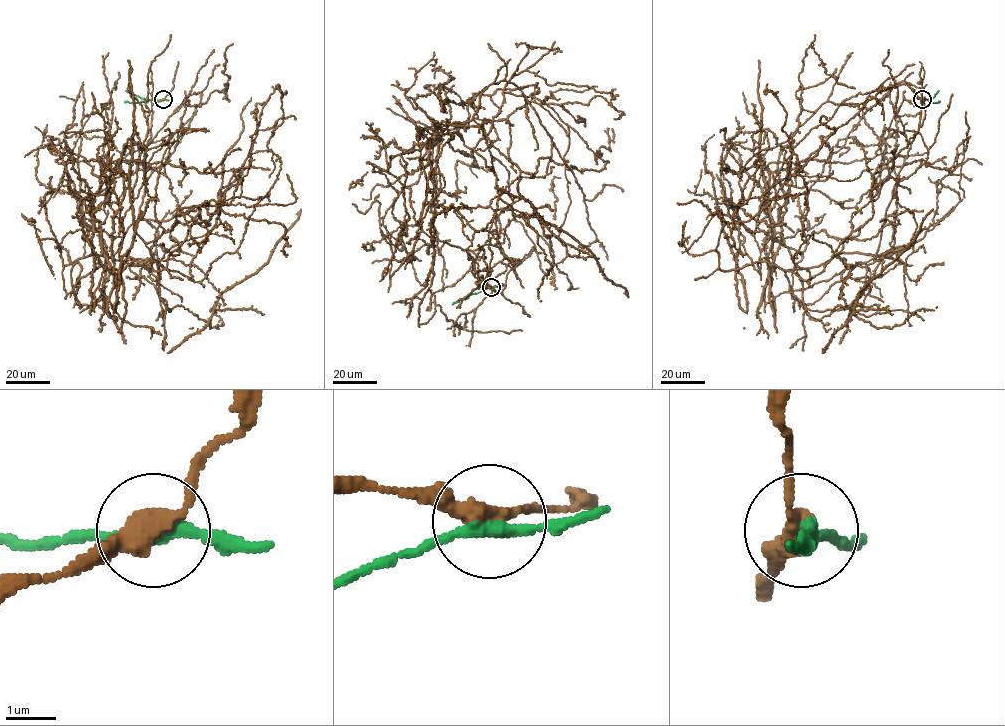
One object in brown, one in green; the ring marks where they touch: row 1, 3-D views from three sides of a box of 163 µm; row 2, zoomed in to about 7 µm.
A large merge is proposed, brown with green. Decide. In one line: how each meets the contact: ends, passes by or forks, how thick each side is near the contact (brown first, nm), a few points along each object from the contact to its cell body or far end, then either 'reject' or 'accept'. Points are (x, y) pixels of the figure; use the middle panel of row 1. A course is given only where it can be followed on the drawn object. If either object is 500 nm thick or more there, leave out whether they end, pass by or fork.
brown passes by | green passes by | 380/280 nm | brown via (491, 287), (423, 231), (420, 149), (460, 124), (404, 95), (434, 59), (443, 111), (486, 86) | green via (491, 287), (453, 303) | reject

